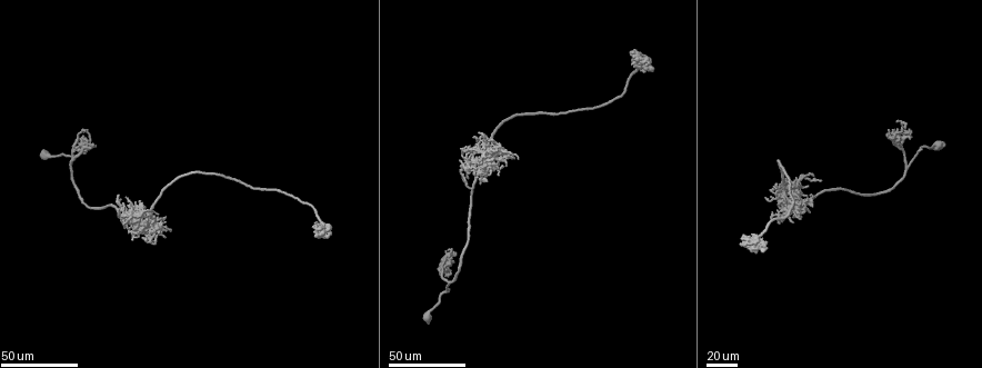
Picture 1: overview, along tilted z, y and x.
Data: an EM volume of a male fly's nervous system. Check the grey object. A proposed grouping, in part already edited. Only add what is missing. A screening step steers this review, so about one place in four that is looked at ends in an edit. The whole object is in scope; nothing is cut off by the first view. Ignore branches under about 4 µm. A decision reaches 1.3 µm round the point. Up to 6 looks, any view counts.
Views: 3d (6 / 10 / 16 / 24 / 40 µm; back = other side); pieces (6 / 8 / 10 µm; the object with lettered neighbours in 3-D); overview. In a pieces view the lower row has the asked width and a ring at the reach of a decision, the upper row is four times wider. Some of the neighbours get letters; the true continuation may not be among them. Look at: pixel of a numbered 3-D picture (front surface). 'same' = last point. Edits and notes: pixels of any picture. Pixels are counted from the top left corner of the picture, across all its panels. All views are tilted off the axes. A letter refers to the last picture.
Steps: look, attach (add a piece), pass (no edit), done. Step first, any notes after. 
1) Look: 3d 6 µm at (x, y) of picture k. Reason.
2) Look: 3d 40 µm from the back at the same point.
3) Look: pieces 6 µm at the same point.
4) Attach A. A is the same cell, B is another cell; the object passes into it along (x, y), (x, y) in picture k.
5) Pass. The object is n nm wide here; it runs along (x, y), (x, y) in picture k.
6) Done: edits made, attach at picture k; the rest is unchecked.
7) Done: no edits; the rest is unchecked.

Look: 3d 24 µm at (768, 244) of picture 1. An open end.

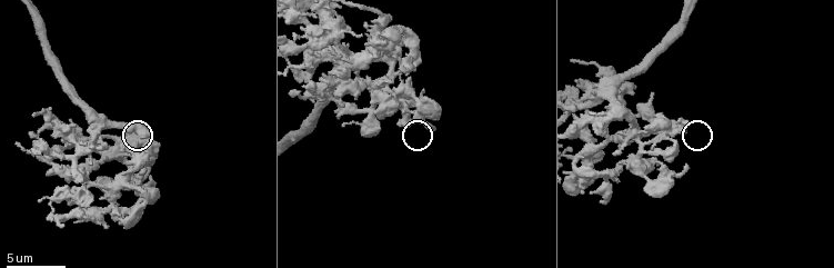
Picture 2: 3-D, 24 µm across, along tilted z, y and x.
Look: pieces 10 µm at (686, 120) of picture 2.

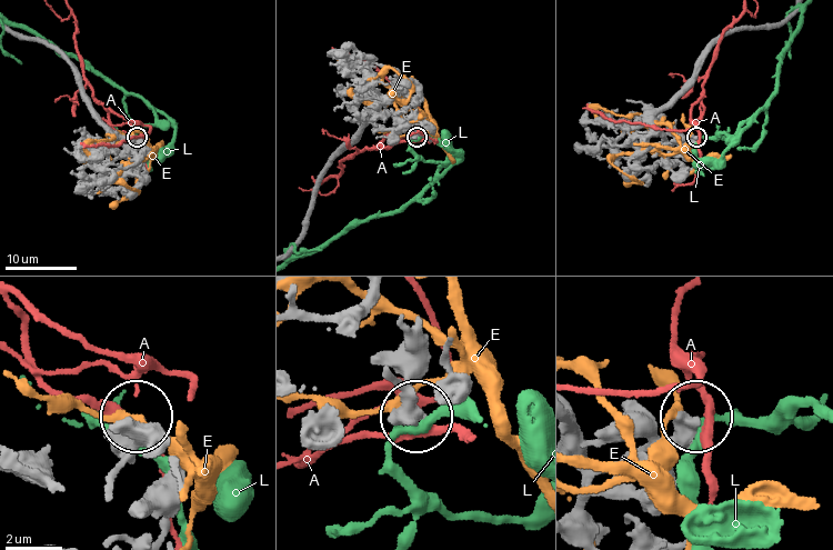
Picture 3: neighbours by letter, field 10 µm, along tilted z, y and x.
Pass. A, E and L are other cells; no lettered piece goes on from it.

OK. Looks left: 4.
Look: 3d 24 µm at (896, 133) of picture 1.

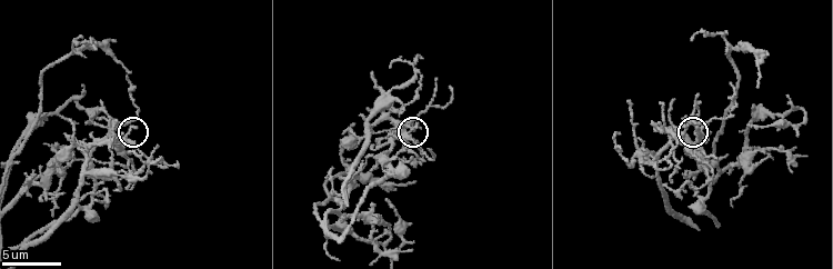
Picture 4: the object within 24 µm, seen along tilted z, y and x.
Look: pieces 8 µm at (134, 126) of picture 4.

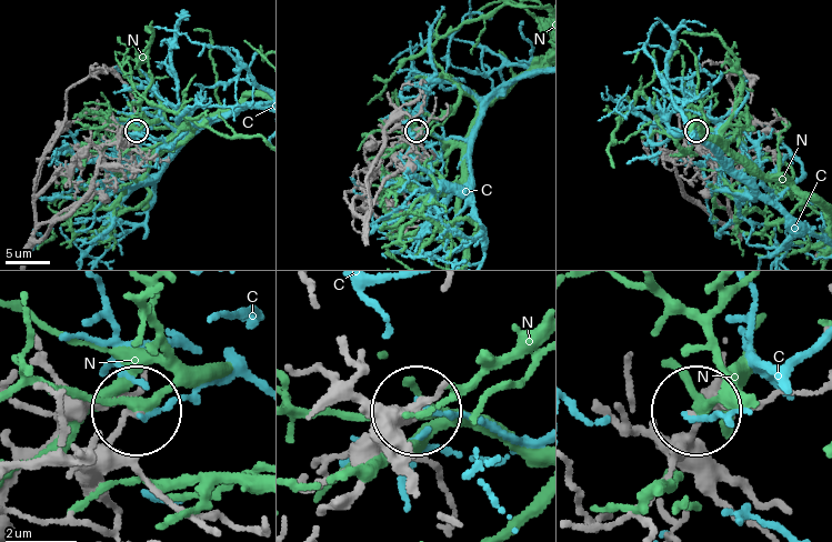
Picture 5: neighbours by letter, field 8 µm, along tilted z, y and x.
Pass. The object is 170 nm wide here; C and N are other cells; no lettered piece goes on from it.

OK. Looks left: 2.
Done: no edits; the rest is unchecked.

